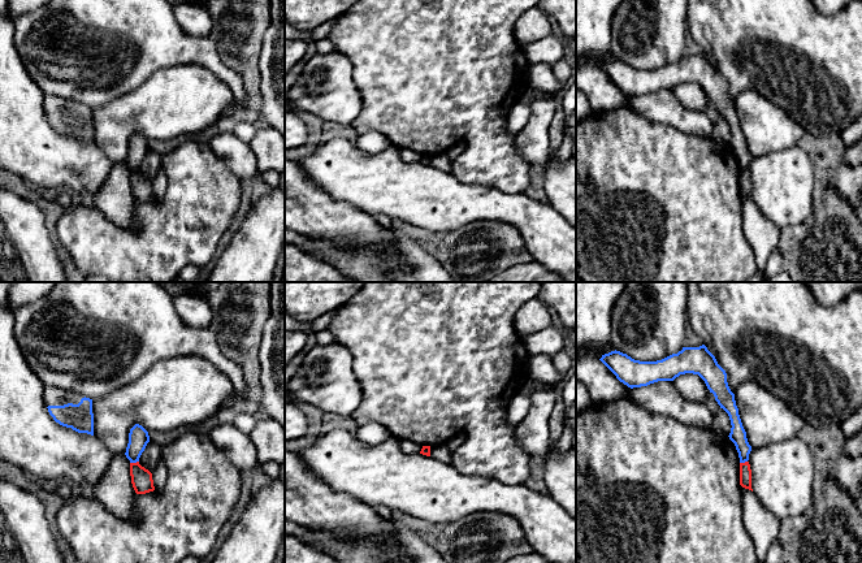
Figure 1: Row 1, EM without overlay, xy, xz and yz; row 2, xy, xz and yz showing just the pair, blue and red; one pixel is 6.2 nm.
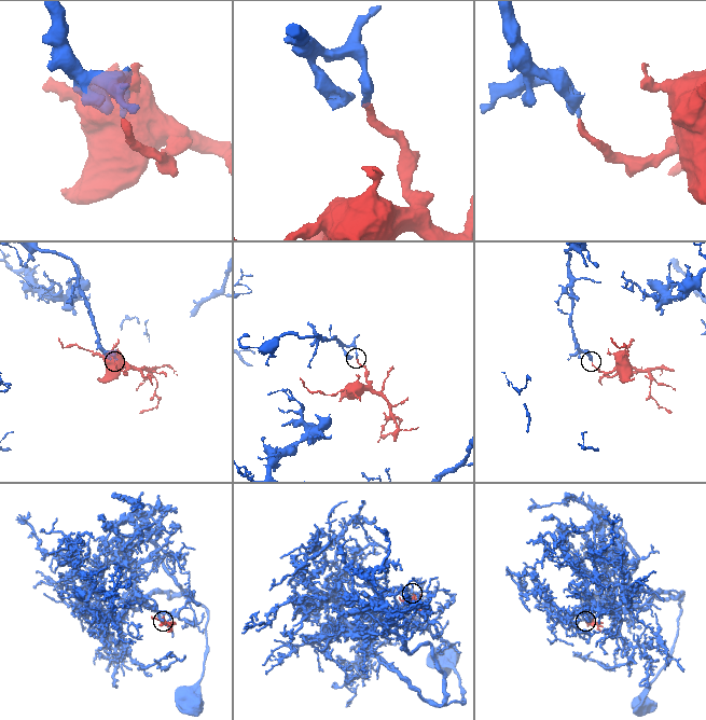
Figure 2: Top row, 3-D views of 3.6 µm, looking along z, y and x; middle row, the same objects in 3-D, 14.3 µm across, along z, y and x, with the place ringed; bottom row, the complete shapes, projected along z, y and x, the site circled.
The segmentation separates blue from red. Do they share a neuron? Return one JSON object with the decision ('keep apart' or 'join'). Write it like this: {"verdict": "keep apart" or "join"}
{"verdict": "keep apart"}

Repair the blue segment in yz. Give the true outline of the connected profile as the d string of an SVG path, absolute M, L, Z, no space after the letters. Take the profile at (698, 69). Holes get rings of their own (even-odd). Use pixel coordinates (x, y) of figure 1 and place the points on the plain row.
M705 53L699 56L683 56L677 62L672 62L657 70L634 69L620 60L611 60L599 68L616 87L628 96L641 96L658 90L673 90L680 83L698 83L706 92L715 109L731 129L729 148L735 152L740 172L749 169L751 155L748 151L746 140L742 135L735 103L727 91L725 79L718 73L715 65Z

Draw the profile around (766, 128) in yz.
M754 90L741 91L733 103L751 157L797 146L805 134L783 108Z

